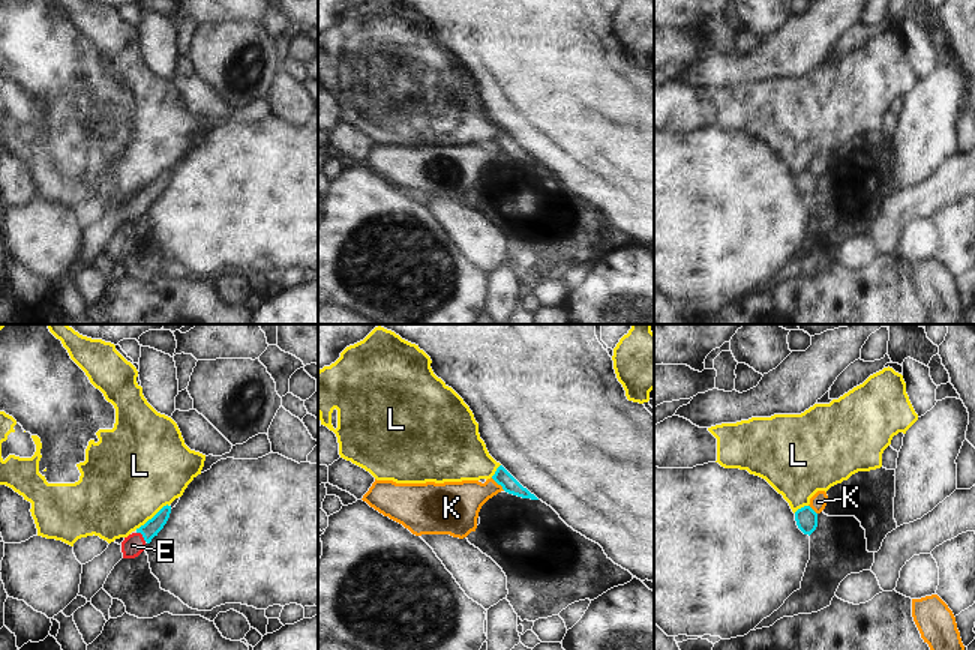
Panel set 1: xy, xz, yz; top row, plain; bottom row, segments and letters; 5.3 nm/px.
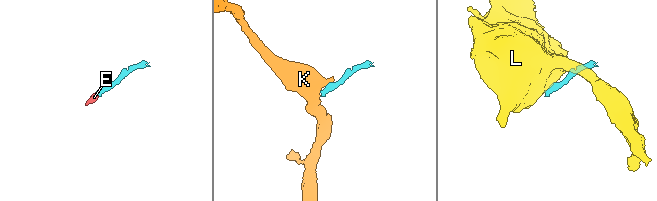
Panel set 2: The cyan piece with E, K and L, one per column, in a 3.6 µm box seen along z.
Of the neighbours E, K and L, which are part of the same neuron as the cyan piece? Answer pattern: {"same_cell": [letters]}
{"same_cell": ["E"]}

